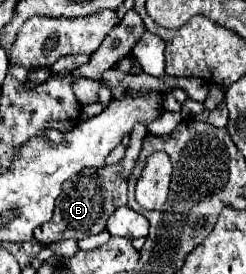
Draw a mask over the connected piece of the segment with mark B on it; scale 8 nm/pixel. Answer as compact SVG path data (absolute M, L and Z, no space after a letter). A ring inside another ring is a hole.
M144 125L140 129L132 131L132 139L127 135L122 140L126 149L126 157L116 165L106 165L102 169L86 169L86 173L78 173L78 177L72 177L64 183L62 193L58 197L58 205L54 209L52 219L46 225L40 225L34 229L34 239L40 243L48 241L62 241L62 239L84 239L88 235L96 235L106 229L108 217L122 205L126 205L126 181L136 165L140 145L144 139Z

